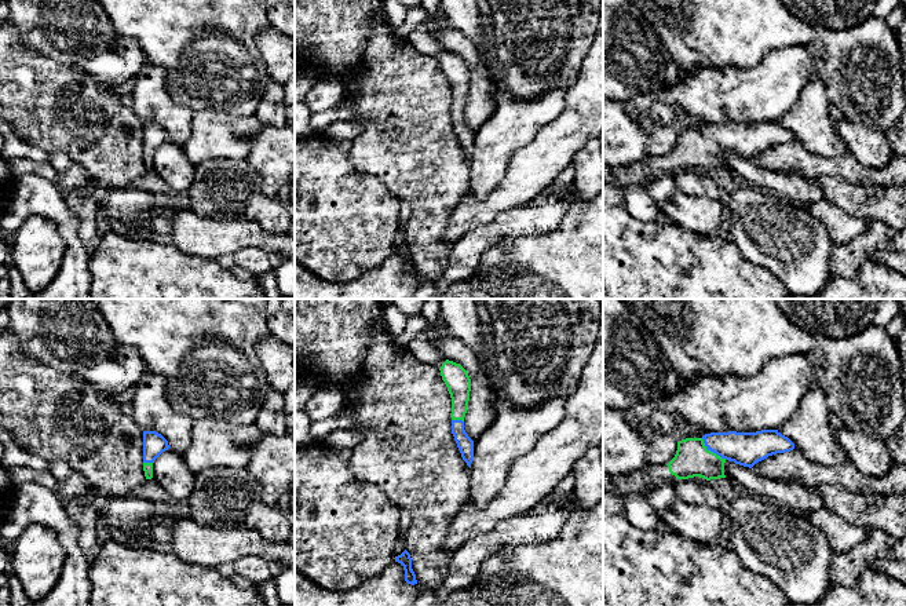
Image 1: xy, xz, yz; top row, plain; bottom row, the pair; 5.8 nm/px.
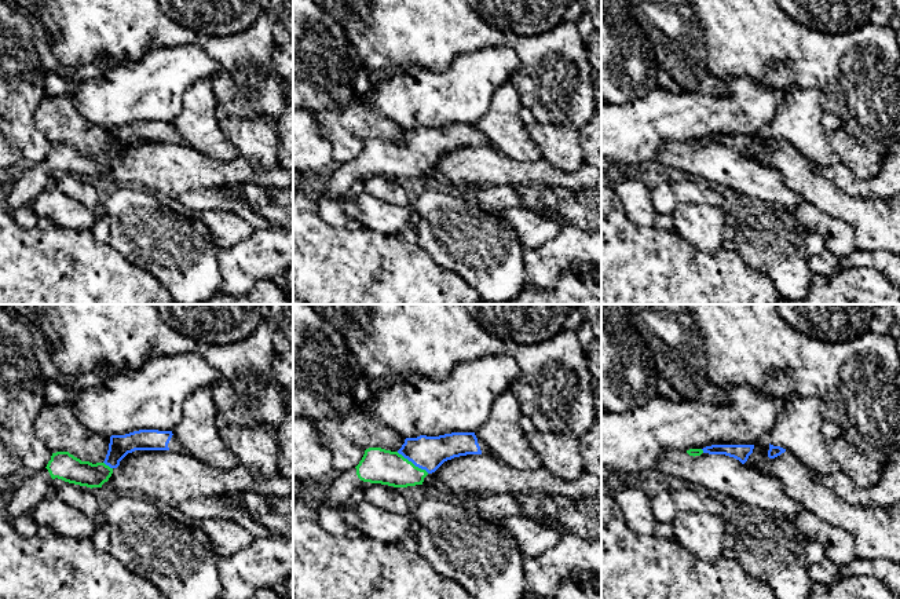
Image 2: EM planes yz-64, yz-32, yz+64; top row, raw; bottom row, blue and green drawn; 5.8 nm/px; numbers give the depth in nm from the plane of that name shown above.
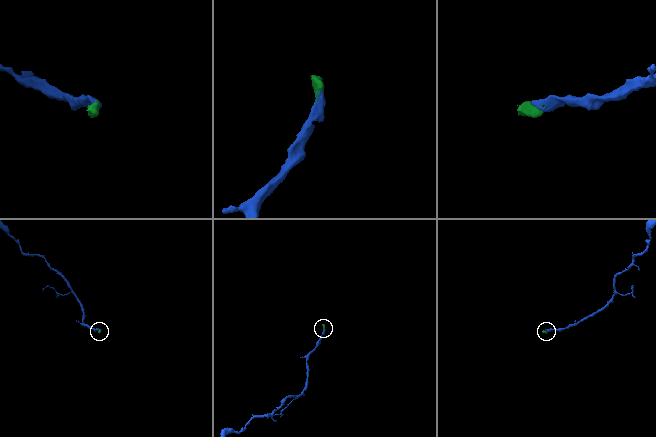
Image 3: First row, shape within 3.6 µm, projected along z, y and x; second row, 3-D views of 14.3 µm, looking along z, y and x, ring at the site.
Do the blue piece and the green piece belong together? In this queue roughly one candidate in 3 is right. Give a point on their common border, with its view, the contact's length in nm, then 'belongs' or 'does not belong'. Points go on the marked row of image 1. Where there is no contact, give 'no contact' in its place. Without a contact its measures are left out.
yz (712, 451) | 200 nm | belongs

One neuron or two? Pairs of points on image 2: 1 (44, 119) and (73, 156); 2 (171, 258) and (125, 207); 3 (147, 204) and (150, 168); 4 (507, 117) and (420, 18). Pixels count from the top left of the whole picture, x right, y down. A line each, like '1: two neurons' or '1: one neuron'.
1: two neurons
2: one neuron
3: two neurons
4: two neurons

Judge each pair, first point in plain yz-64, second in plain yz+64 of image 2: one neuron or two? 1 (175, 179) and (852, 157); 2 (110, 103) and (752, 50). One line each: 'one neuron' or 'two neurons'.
1: two neurons
2: two neurons

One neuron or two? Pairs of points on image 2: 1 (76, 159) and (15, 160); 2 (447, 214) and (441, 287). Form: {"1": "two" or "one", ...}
{"1": "two", "2": "two"}

